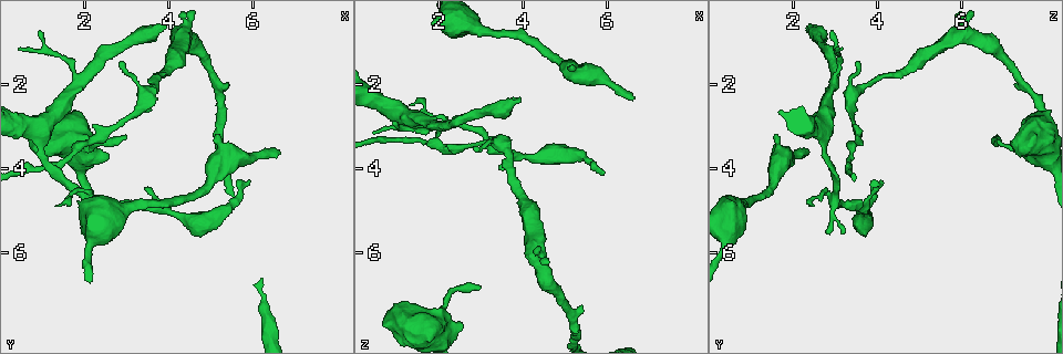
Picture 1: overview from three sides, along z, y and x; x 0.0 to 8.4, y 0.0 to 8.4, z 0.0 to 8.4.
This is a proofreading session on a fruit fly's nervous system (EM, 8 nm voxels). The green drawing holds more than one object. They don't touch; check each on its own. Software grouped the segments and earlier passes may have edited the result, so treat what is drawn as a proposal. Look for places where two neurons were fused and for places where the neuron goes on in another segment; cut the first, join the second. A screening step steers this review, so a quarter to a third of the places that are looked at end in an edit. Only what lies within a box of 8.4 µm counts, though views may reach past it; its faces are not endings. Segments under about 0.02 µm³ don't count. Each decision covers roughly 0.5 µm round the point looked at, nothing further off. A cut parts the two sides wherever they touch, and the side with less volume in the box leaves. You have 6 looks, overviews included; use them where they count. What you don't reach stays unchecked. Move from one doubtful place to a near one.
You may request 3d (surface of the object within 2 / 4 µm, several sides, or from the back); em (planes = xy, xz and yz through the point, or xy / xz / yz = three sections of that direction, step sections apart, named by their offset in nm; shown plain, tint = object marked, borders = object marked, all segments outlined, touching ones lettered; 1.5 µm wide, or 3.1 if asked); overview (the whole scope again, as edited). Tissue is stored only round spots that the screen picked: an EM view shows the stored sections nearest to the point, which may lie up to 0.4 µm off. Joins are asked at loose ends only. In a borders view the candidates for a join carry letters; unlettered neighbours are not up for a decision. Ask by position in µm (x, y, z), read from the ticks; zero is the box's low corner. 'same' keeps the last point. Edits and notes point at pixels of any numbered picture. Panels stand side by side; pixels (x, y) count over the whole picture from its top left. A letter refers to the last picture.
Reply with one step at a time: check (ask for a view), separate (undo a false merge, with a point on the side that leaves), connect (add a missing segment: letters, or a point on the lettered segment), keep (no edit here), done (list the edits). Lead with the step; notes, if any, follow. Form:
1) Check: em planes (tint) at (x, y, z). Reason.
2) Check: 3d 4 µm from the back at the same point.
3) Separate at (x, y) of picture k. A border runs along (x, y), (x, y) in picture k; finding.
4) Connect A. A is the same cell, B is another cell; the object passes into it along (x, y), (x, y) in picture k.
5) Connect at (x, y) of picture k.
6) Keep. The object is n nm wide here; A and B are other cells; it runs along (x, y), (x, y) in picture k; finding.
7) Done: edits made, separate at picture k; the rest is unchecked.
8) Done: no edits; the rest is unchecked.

Check: em planes (borders) at (3.20, 2.65, 3.35). Sudden change in width.

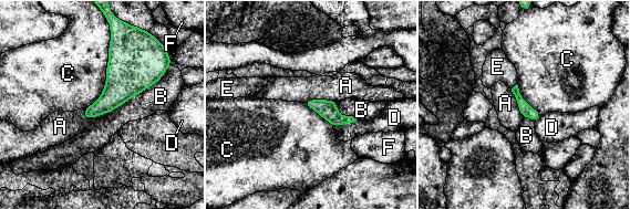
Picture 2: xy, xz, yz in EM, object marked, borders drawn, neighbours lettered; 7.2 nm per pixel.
Keep. A, B, C, D, E and F are other cells; a border runs along (109, 48), (103, 91), (85, 108) in picture 2; one neuron here.

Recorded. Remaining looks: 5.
Check: em planes (plain) at (6.65, 3.60, 2.35). Branch stops here.

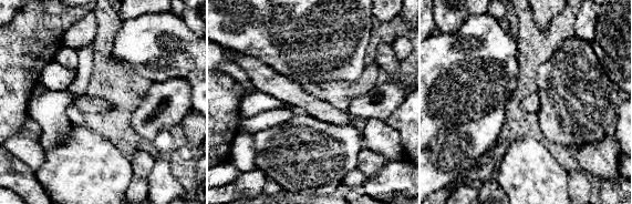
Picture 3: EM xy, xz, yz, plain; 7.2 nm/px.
Check: em planes (borders) at the same point. See the neighbours.

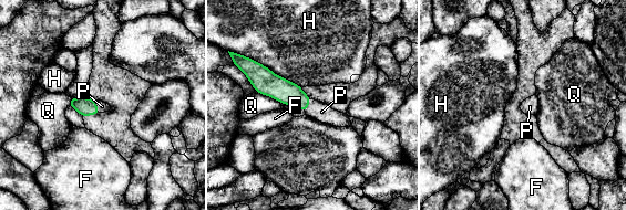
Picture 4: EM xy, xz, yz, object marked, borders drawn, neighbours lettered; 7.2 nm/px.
Connect P. The longest contact is with H, 420 nm; P is the same cell, F, H and Q are other cells; it goes on there.

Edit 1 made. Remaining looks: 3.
Check: em xz step 8 (borders) at (3.85, 0.60, 2.35). Free end.

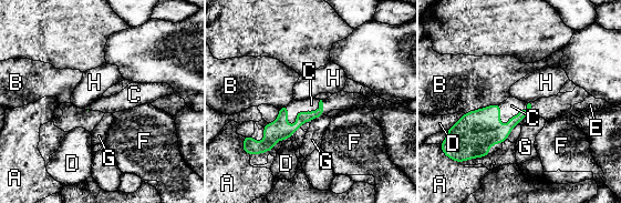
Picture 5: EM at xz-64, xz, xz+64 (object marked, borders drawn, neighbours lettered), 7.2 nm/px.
Check: em planes (borders) at the same point. Another direction.

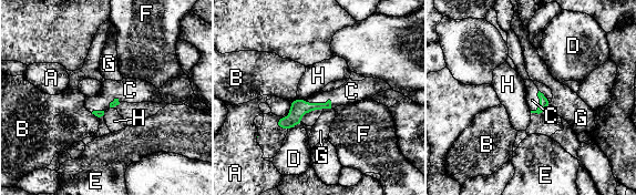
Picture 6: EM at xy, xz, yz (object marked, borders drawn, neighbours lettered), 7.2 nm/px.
Connect C. C is the same cell, A, B, D, E, F, G and H are other cells; the object passes into it along (298, 106), (320, 103), (351, 91) in picture 6; it goes on there.

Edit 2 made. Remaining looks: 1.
Done: edits made, connect at picture 4, connect at picture 6; the rest is unchecked.

